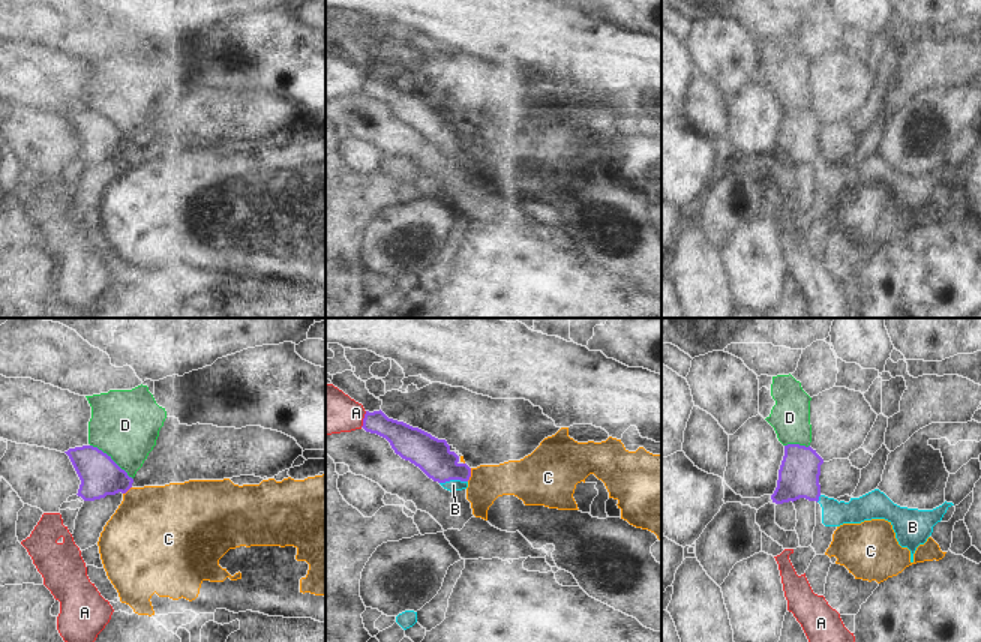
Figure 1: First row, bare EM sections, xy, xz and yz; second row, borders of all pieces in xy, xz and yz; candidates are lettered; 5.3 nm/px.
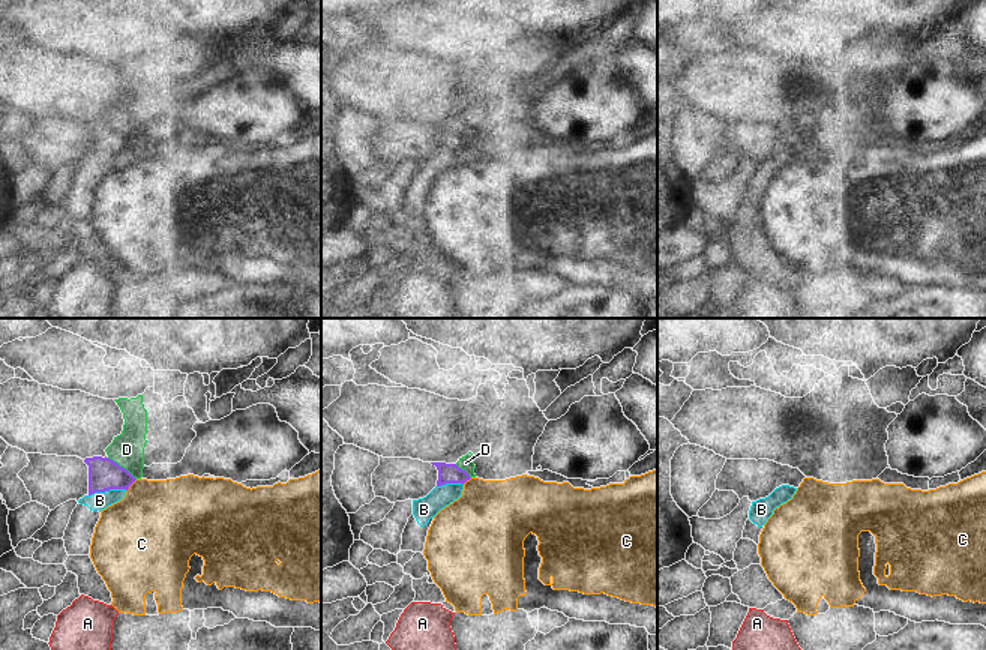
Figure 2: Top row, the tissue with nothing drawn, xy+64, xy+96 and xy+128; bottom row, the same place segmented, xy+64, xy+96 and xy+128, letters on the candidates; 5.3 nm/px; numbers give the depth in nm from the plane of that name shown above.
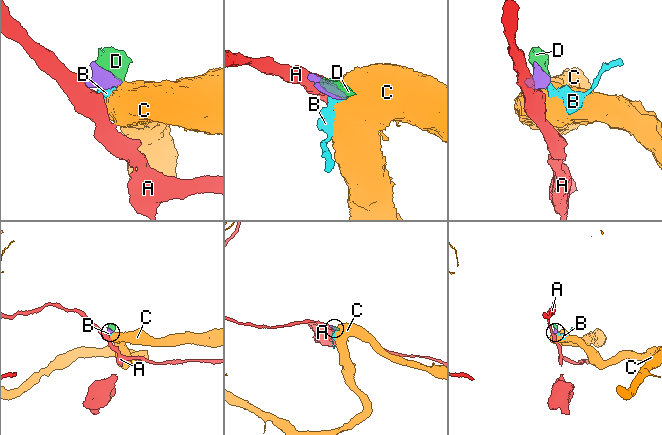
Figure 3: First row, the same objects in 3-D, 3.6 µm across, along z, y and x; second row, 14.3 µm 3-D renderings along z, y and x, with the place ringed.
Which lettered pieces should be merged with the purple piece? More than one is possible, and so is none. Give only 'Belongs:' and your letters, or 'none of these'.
Belongs: B

